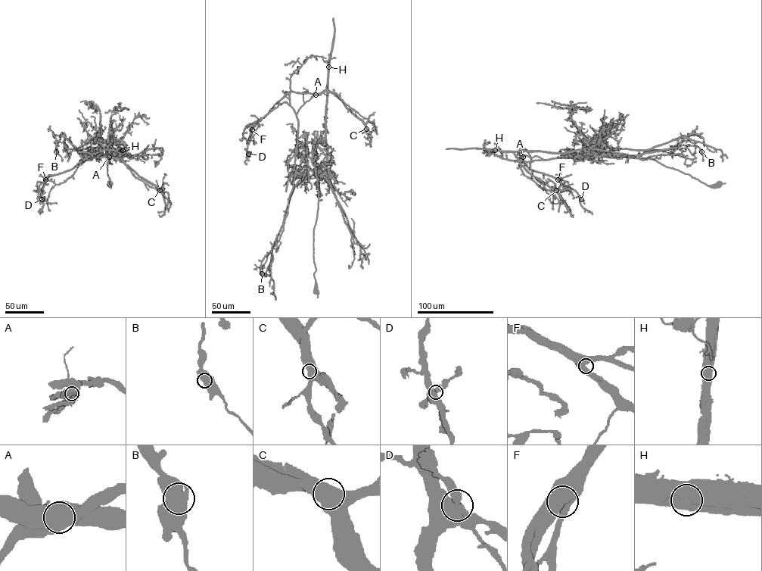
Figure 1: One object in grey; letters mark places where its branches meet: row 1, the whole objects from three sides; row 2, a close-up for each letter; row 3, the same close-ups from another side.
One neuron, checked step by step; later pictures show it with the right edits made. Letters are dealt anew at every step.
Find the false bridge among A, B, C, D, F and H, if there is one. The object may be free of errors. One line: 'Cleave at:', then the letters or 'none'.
Cleave at: A

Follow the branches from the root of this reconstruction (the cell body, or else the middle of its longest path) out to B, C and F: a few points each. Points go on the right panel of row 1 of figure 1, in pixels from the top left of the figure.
B: (718, 184), (707, 185), (652, 159), (604, 157), (596, 146), (601, 154), (636, 155), (688, 140), (701, 151)
C: (718, 184), (652, 159), (604, 157), (598, 146), (593, 157), (518, 160), (556, 190)
F: (718, 184), (652, 159), (604, 157), (598, 146), (600, 153), (589, 158), (519, 157), (558, 179)

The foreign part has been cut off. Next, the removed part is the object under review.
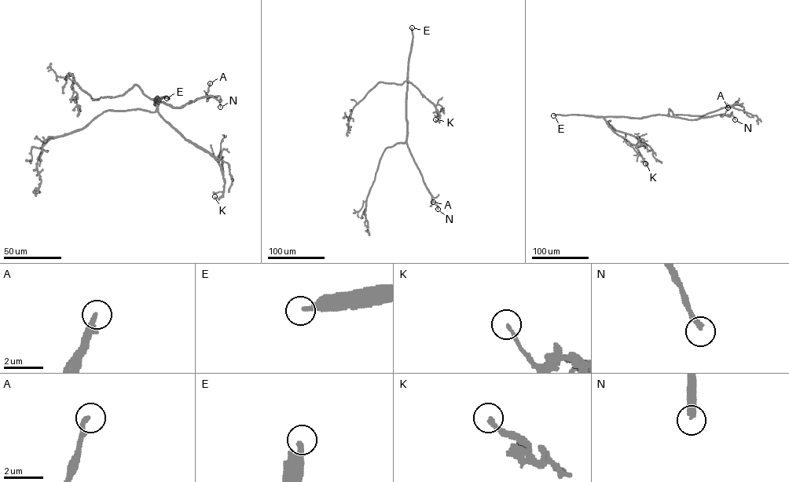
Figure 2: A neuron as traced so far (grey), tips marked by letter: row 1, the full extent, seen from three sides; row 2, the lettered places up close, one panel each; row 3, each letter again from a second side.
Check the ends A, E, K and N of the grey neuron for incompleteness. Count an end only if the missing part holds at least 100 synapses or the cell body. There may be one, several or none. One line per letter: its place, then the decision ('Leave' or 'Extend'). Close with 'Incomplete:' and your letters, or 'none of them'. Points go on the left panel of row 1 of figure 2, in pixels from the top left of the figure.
A: Place: (210, 83). Leave
E: Place: (166, 98). Extend
K: Place: (214, 196). Leave
N: Place: (220, 107). Leave
Incomplete: E

